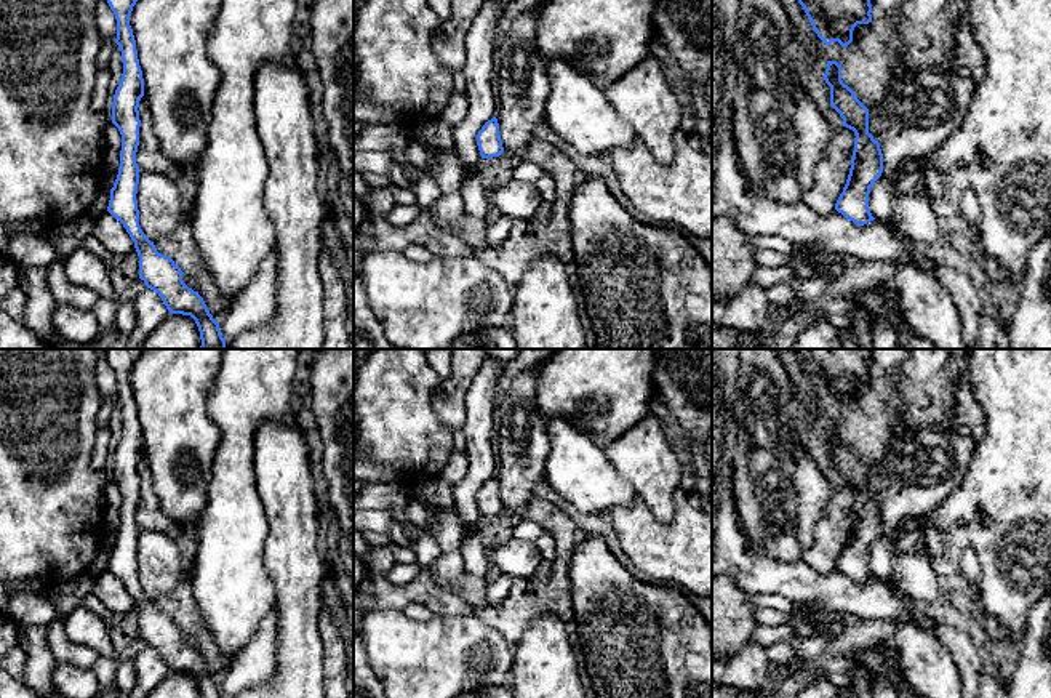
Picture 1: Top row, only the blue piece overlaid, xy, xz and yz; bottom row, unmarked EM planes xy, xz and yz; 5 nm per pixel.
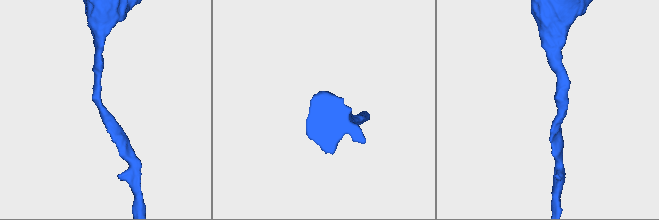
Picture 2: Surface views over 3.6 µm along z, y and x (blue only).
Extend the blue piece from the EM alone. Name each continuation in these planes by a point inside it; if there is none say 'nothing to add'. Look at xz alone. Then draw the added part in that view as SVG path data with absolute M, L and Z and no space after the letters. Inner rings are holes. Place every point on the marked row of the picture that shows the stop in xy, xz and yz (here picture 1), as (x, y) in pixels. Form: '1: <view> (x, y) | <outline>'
nothing to add

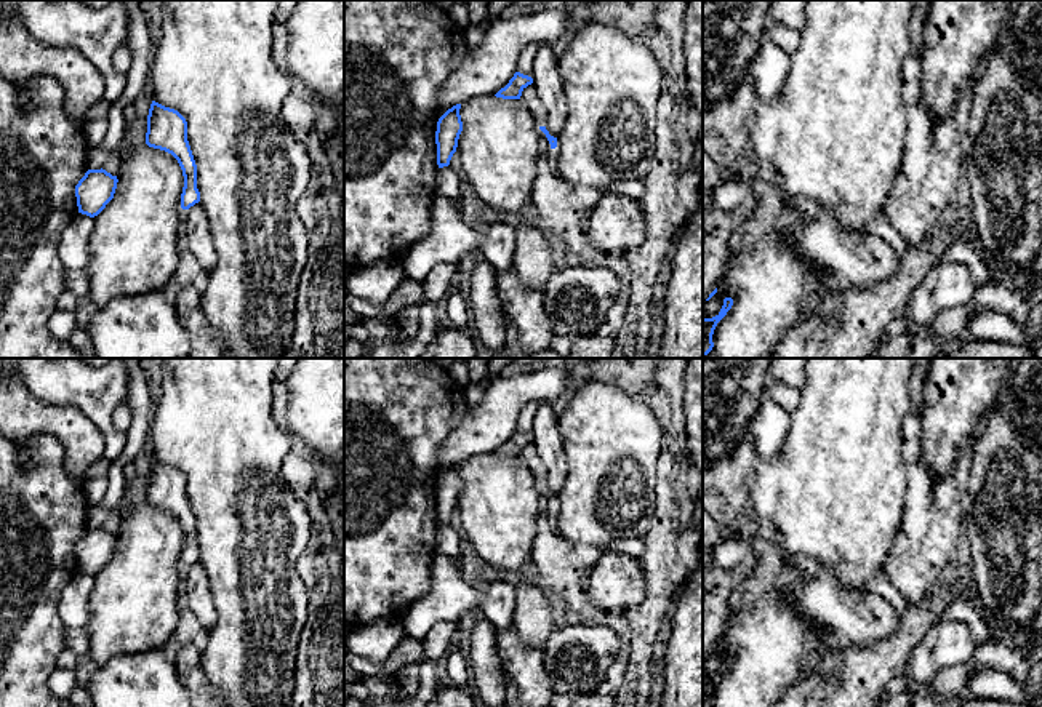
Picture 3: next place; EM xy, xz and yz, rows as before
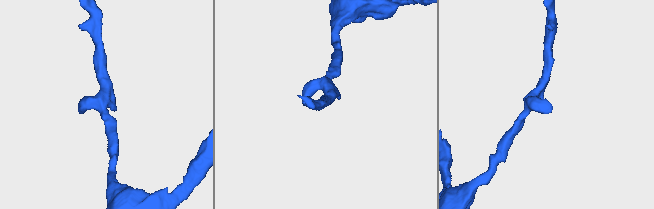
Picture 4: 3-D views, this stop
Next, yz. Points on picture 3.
nothing to add

